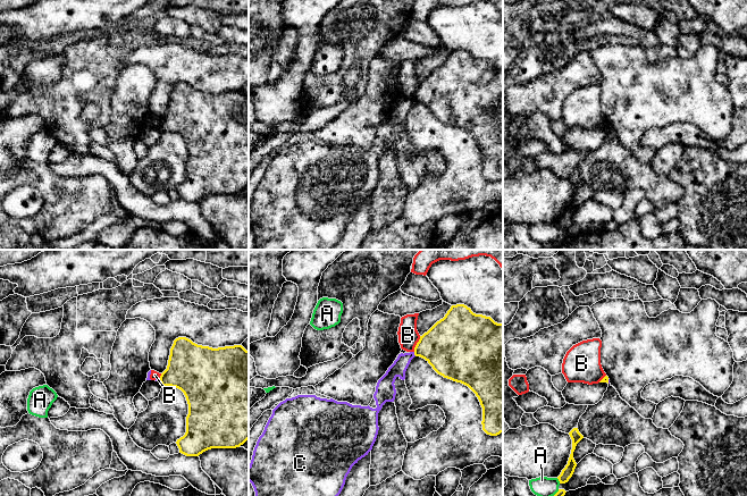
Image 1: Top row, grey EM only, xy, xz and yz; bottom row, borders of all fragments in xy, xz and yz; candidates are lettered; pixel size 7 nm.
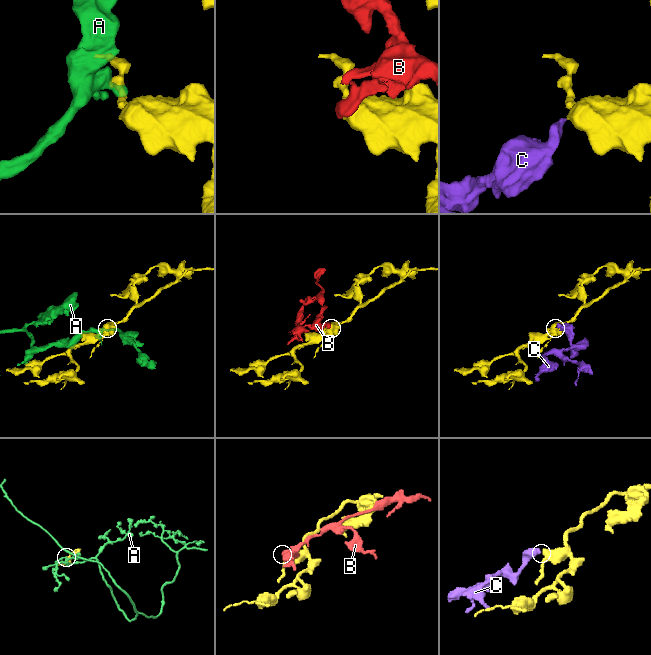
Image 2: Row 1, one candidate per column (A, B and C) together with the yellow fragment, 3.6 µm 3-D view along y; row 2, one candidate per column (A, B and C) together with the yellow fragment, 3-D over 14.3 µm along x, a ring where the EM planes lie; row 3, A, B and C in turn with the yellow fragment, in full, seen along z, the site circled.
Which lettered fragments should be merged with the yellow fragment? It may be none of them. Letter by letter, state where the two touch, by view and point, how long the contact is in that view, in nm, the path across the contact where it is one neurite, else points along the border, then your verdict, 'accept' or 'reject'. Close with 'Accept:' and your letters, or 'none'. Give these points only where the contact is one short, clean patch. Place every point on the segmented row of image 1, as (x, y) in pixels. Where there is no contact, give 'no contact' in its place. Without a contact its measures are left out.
A: meets yellow in yz at (559, 480); contact 50 nm long; border along yz (556, 478), (560, 482); reject
B: meets yellow in xz at (417, 344); contact 120 nm long; reject
C: meets yellow in xz at (414, 354); contact 40 nm long; border along xz (413, 352), (416, 355); reject
Accept: none

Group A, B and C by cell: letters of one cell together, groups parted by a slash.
A / B / C

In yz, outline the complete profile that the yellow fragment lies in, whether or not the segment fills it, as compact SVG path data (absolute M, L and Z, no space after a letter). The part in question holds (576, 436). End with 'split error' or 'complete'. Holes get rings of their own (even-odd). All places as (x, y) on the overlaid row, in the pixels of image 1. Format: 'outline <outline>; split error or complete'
outline M573 428L569 432L571 439L572 439L572 449L571 454L568 461L568 464L565 468L562 470L561 474L557 477L560 484L565 484L569 481L569 479L572 477L574 469L577 466L577 463L573 459L573 452L576 449L577 444L584 438L584 436L579 432L578 428Z; complete

